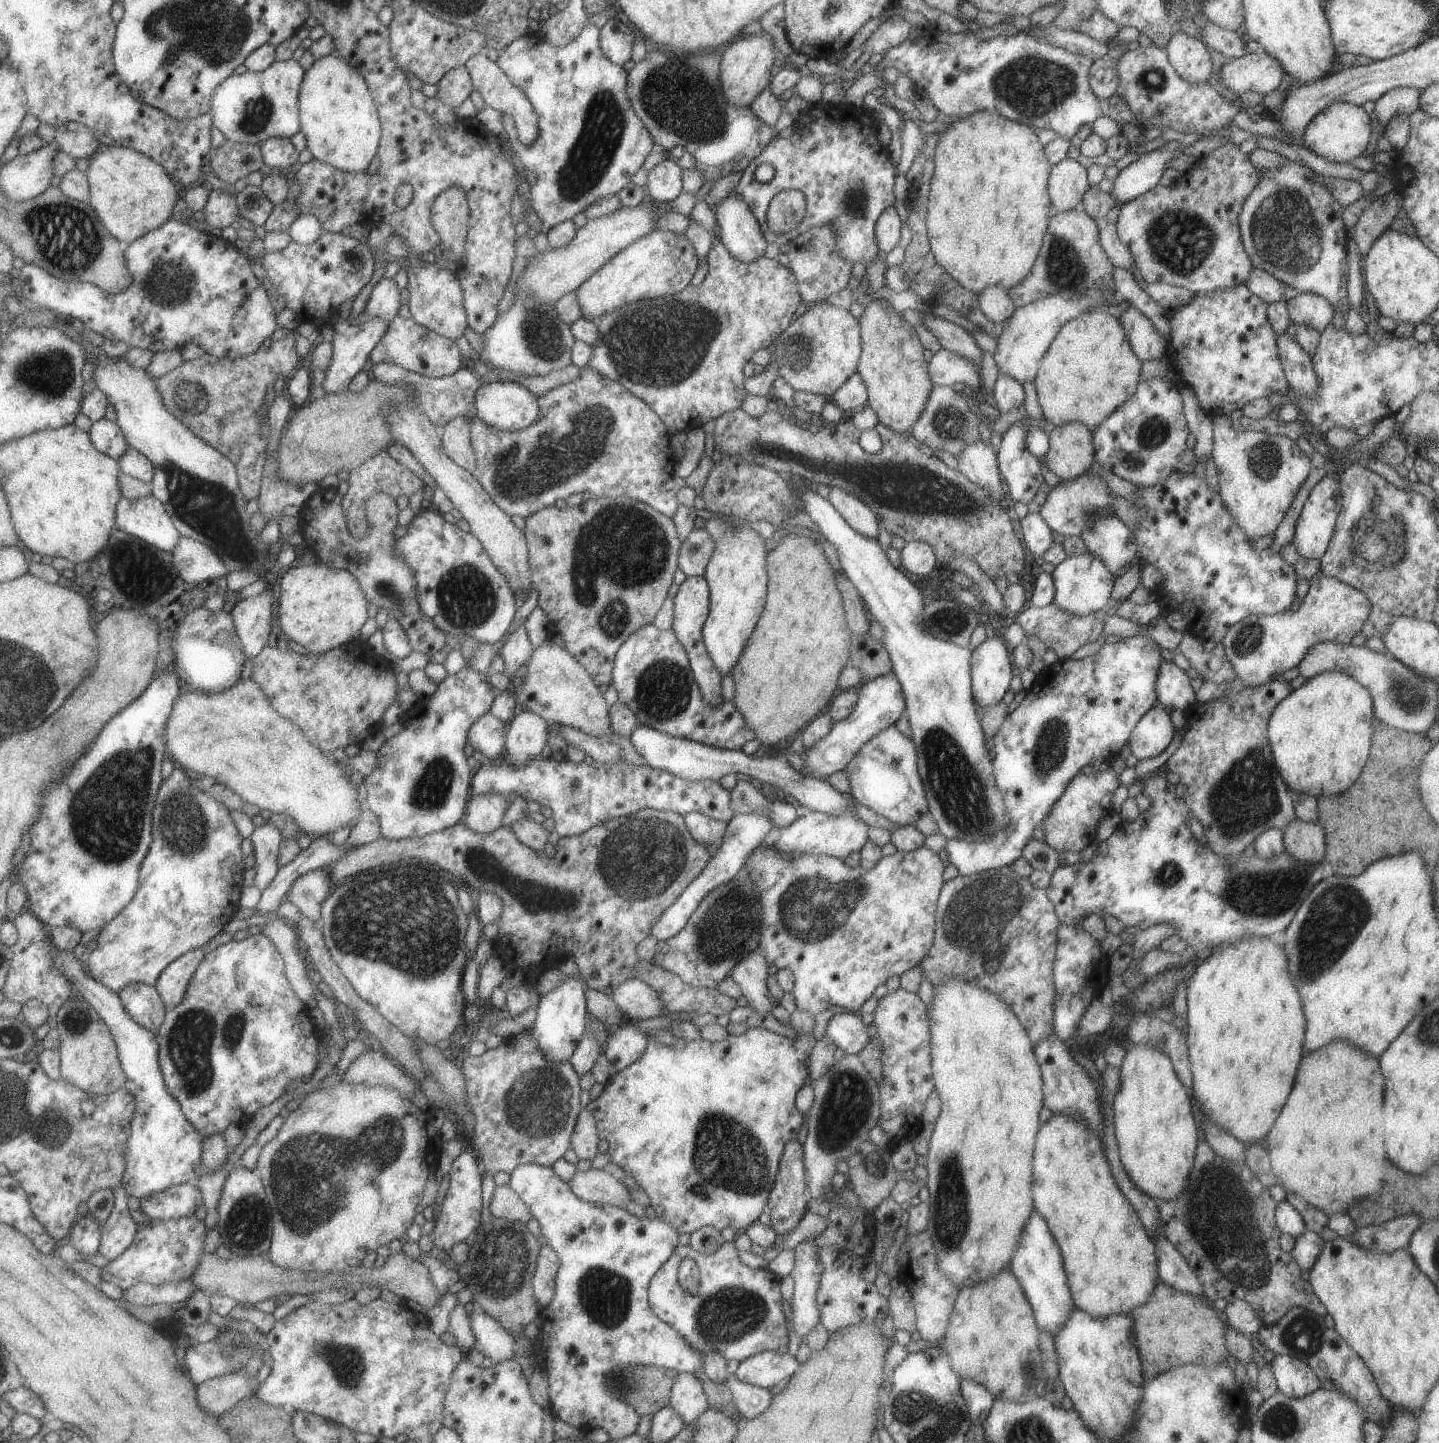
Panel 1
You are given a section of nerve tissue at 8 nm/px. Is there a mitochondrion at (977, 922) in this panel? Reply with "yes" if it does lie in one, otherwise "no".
yes

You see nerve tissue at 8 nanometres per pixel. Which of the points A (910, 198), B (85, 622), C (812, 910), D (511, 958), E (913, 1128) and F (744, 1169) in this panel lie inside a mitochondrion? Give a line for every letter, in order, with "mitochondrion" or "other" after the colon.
A: other
B: other
C: mitochondrion
D: other
E: other
F: mitochondrion

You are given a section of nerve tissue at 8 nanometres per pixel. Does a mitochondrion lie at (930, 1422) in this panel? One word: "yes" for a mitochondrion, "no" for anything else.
yes

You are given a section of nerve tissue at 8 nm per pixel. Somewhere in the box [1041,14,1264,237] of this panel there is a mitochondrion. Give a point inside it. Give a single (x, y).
(1151, 79)

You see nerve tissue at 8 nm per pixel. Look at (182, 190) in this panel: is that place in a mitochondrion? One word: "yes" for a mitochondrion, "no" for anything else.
no

